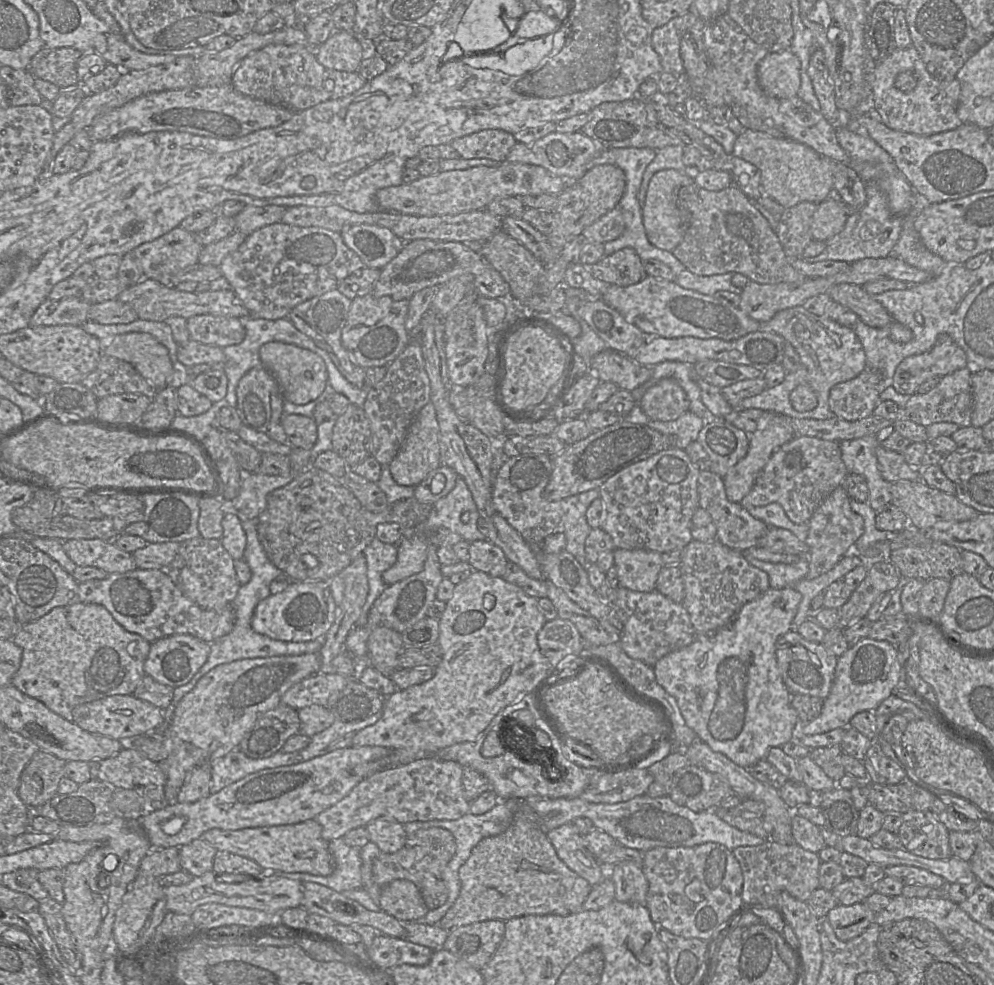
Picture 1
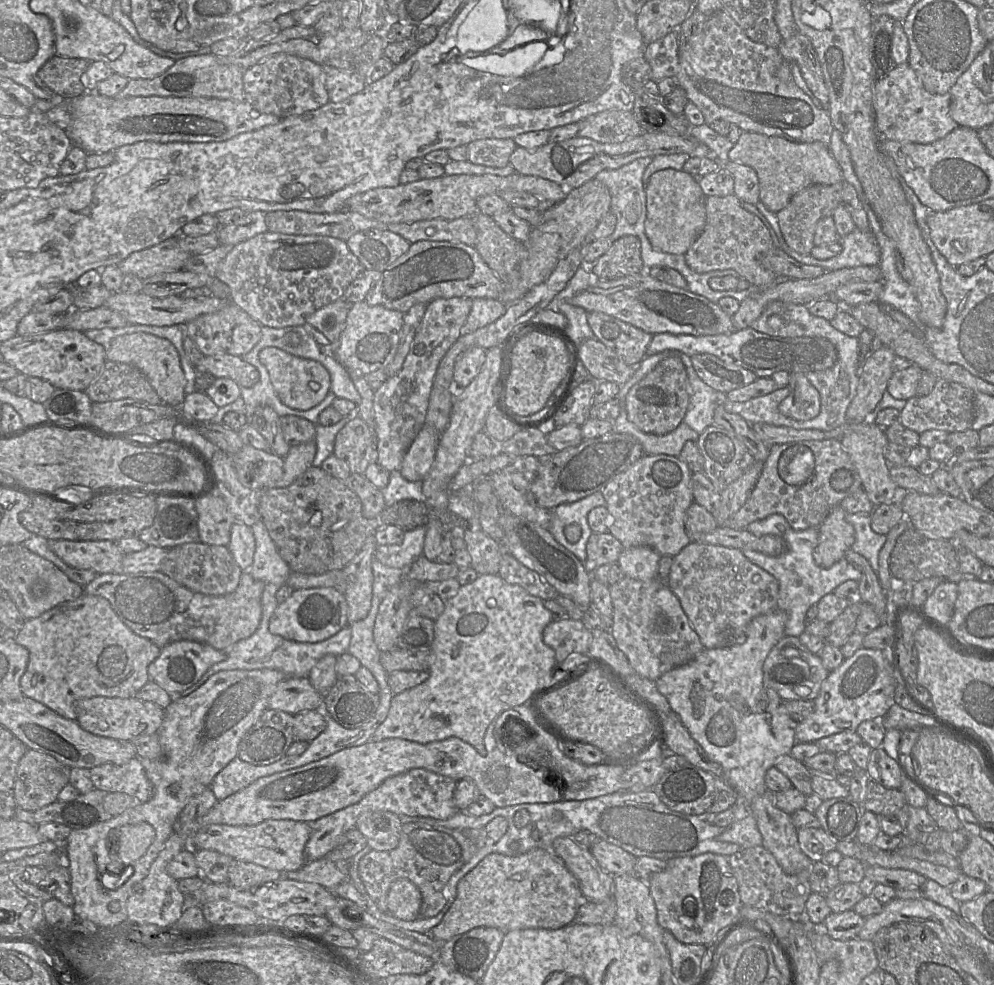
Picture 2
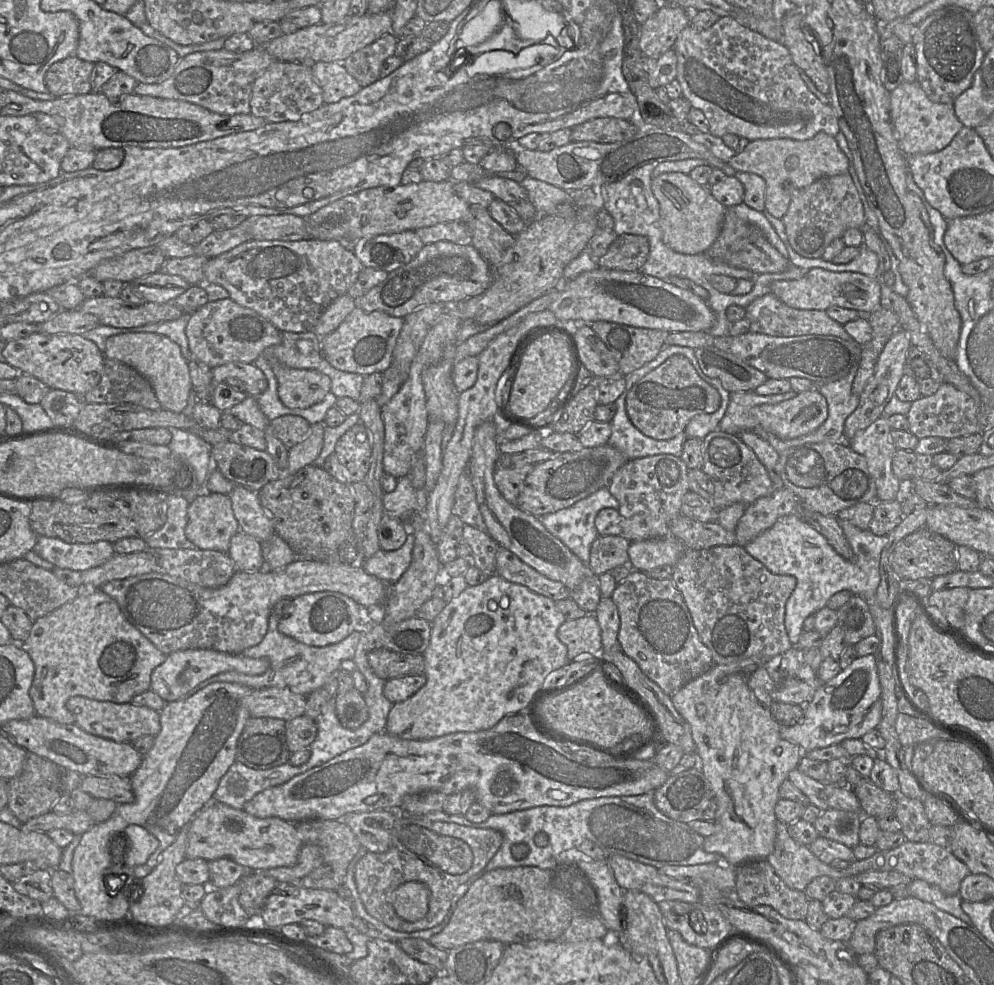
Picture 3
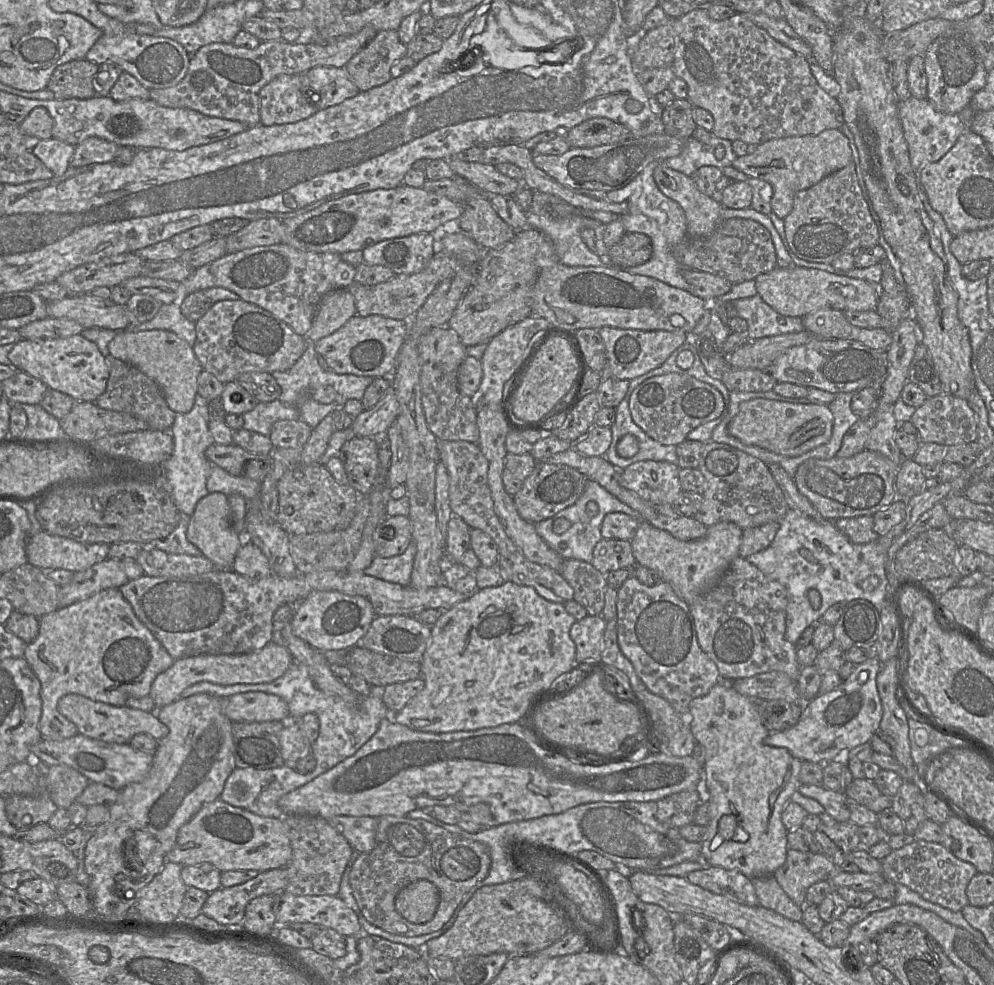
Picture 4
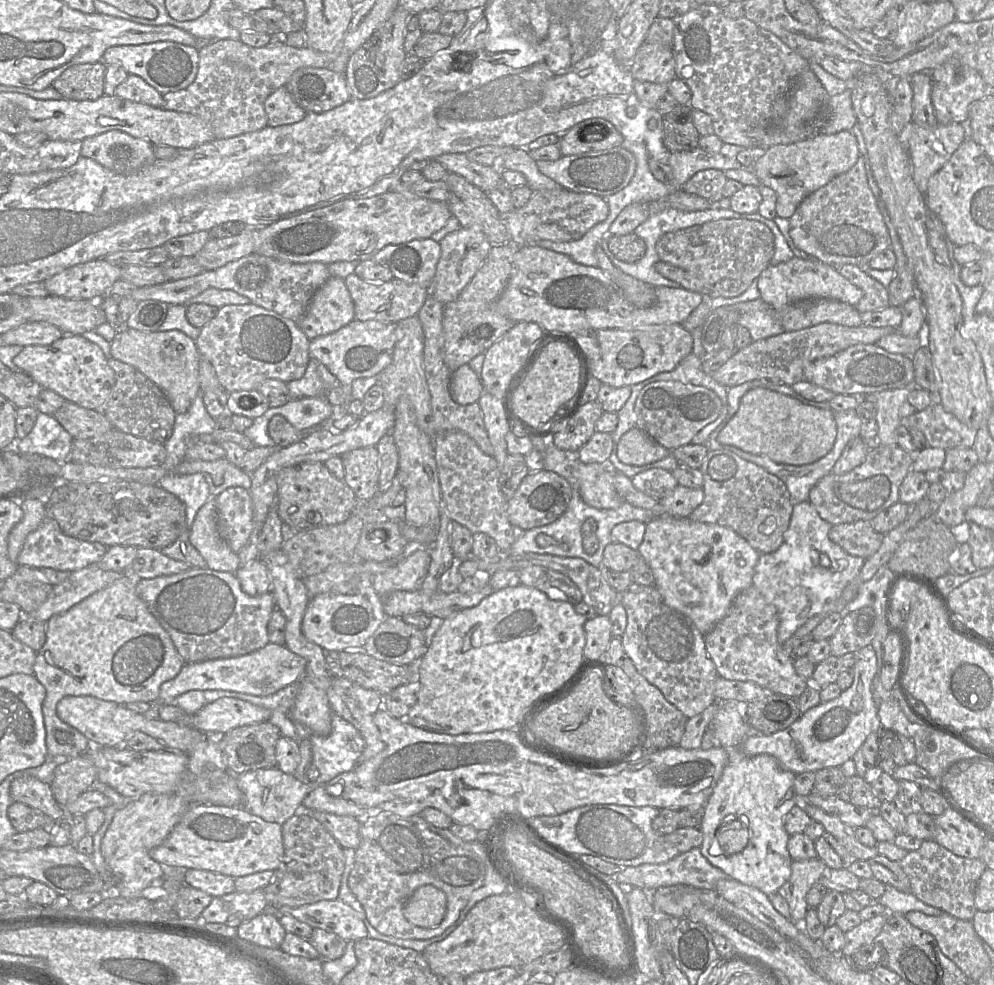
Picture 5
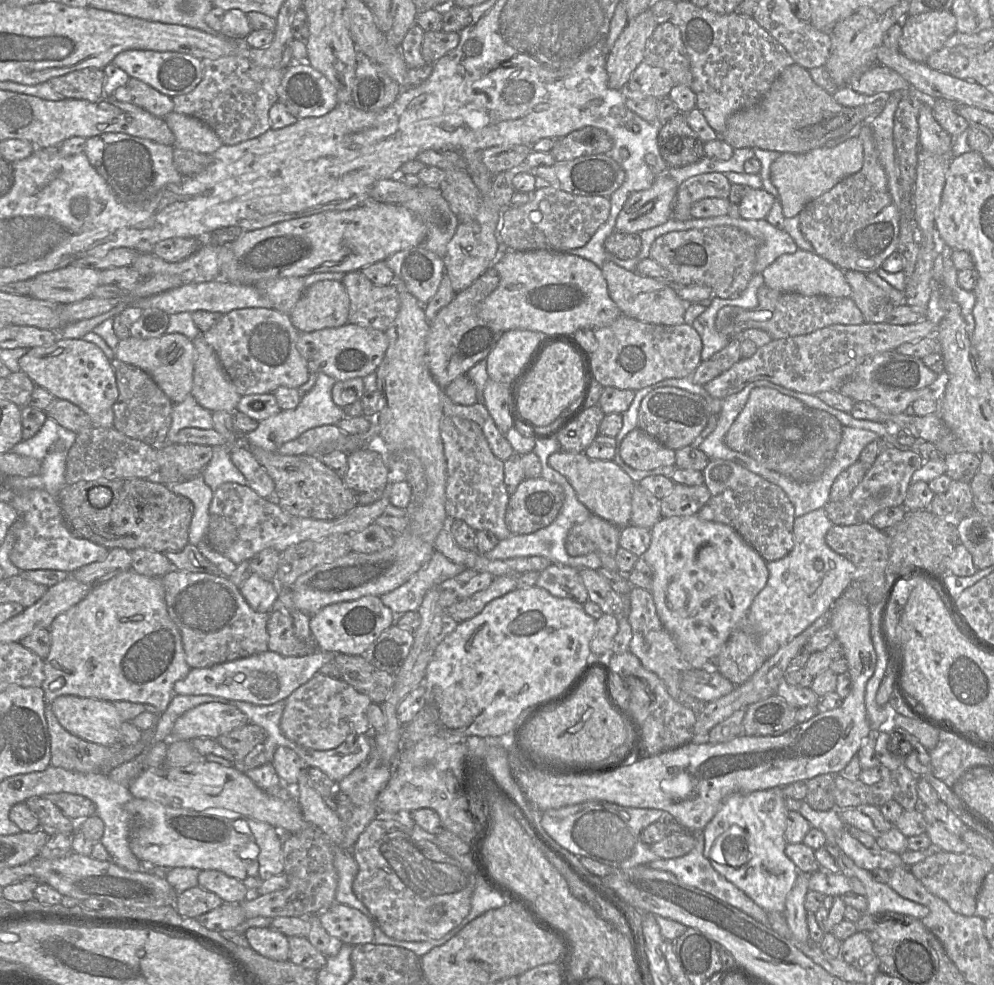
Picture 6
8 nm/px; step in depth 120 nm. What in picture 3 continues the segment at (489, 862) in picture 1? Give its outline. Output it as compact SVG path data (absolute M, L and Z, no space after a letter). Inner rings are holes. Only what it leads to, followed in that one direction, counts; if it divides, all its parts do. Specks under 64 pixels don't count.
M535 866L497 868L473 882L446 927L428 941L446 951L479 940L496 940L505 945L554 941L565 932L574 915L566 897L551 885L550 870Z

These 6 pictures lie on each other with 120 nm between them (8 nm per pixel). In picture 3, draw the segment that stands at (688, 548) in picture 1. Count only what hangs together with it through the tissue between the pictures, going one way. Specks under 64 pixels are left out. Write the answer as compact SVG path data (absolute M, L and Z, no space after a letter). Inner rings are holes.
M715 546L708 549L686 549L674 565L672 581L680 591L702 643L711 651L714 664L730 664L747 658L758 658L764 664L784 653L791 644L785 624L785 606L795 589L796 578L771 573L750 556L743 546Z

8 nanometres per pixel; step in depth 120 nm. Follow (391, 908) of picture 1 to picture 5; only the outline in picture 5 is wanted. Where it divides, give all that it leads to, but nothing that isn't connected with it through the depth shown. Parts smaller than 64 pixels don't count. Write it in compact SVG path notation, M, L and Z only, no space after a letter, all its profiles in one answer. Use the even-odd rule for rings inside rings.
M425 884L418 887L406 900L402 913L415 926L434 928L444 919L446 910L445 893L431 884Z

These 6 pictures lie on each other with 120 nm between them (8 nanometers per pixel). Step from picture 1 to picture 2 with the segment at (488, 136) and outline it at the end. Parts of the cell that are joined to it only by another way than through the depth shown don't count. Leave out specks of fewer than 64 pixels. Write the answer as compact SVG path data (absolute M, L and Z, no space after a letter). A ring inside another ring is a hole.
M487 138L470 142L468 161L473 164L503 168L509 164L510 156L517 147L514 139Z

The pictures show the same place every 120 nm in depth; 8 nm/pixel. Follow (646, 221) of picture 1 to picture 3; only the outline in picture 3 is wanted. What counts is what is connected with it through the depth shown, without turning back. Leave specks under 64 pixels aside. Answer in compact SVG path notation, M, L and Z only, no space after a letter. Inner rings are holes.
M665 172L653 177L651 190L659 203L659 226L663 242L678 253L689 255L705 253L721 232L726 207L712 196L707 186L698 184L689 174L681 172Z

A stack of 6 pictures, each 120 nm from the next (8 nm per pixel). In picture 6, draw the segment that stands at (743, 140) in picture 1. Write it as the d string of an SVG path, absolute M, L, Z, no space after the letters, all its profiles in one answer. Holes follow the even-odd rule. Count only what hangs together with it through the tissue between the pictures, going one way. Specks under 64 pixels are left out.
M857 136L835 147L823 146L802 154L781 153L771 164L770 179L779 193L783 215L785 218L797 216L809 202L858 172L862 165L863 146Z

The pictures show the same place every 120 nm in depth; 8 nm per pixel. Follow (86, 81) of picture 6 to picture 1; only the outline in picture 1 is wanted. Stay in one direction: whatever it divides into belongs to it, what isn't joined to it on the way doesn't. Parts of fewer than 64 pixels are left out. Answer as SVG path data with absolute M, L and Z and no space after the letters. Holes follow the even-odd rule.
M42 48L29 64L31 74L67 90L79 85L77 64L83 53L73 48Z

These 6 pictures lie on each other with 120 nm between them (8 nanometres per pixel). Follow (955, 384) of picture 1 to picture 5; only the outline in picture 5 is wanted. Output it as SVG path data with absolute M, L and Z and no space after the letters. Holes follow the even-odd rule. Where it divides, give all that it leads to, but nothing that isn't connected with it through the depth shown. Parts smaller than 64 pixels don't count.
M933 402L926 409L906 418L900 418L900 425L915 428L923 433L929 446L944 450L973 448L977 430L960 422L953 414L945 411L940 402Z

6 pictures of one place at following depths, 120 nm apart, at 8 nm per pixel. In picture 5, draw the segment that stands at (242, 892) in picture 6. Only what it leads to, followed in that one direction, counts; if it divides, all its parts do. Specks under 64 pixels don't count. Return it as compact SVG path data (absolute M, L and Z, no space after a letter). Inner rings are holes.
M188 869L184 884L202 890L212 897L235 892L235 877L203 869Z

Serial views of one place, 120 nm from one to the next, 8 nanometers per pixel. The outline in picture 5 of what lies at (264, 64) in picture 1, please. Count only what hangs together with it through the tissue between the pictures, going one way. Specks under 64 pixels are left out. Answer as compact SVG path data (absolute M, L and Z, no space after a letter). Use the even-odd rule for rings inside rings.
M286 86L278 88L267 97L264 109L267 115L267 126L271 127L299 122L307 113L295 102Z

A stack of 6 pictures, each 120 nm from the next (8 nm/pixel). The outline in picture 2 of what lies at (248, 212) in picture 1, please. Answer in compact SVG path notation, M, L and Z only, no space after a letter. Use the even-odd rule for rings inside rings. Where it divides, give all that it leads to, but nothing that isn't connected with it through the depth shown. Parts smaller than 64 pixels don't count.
M249 212L234 223L219 226L219 244L235 246L240 242L266 232L266 213L268 212Z

